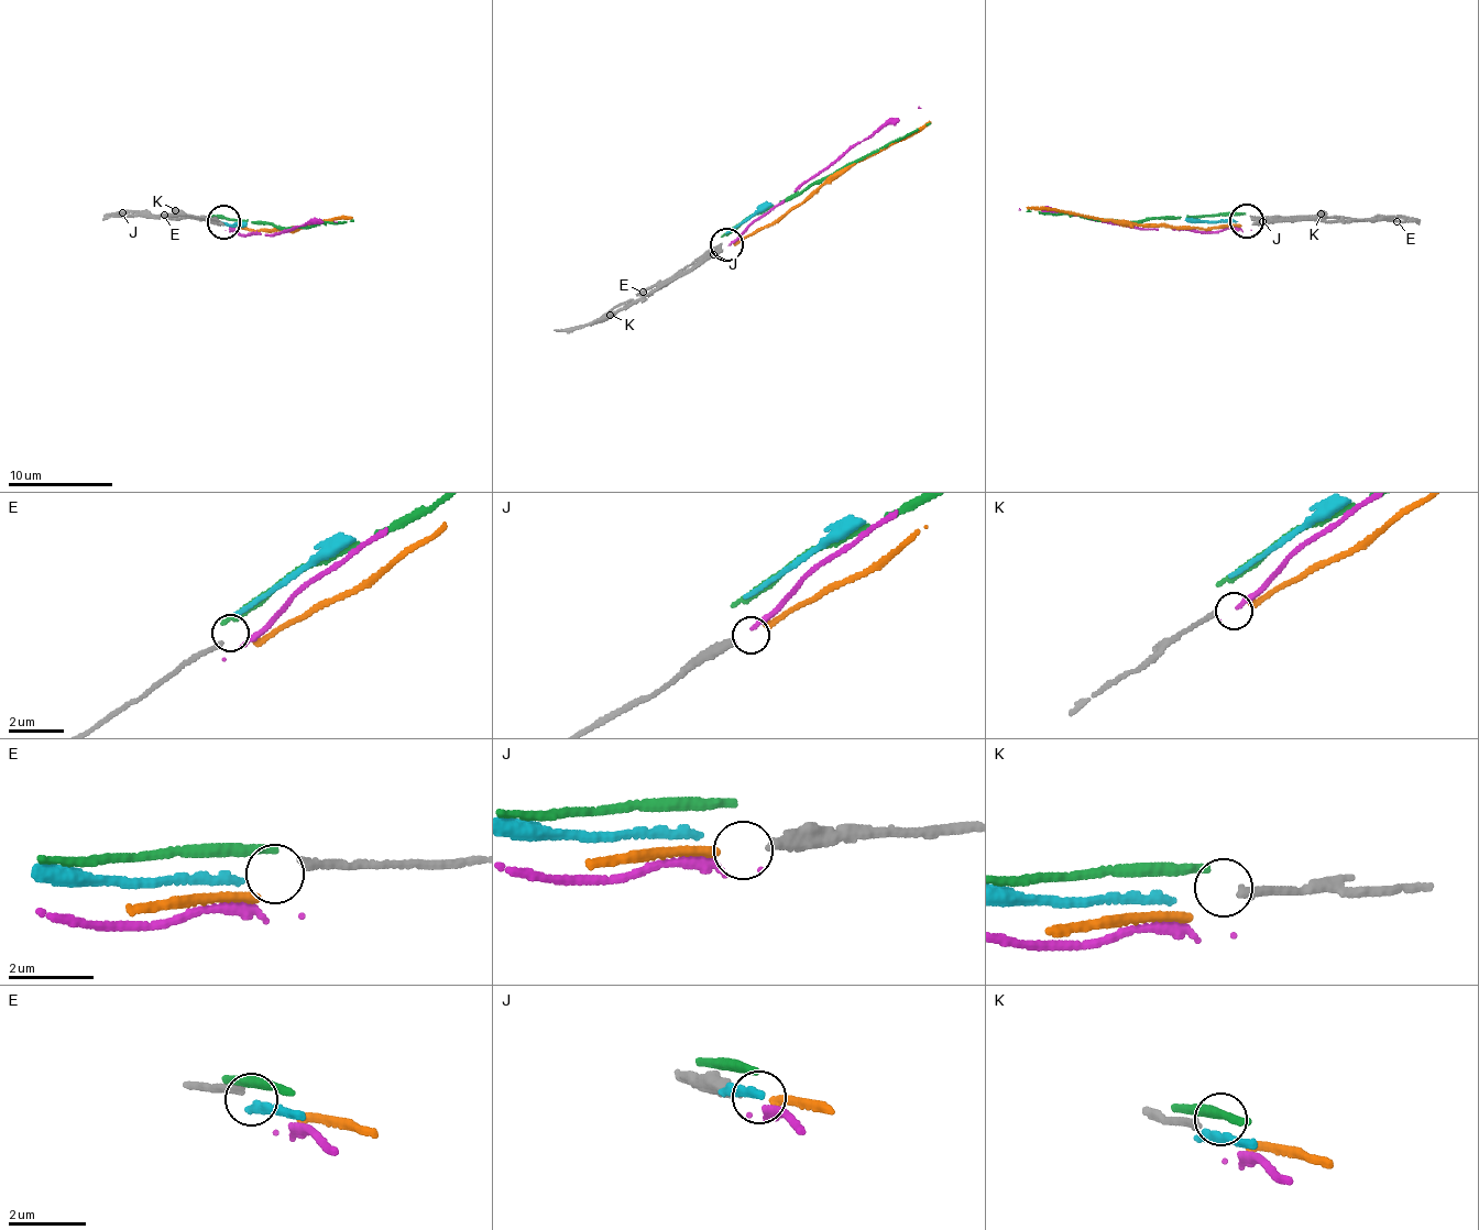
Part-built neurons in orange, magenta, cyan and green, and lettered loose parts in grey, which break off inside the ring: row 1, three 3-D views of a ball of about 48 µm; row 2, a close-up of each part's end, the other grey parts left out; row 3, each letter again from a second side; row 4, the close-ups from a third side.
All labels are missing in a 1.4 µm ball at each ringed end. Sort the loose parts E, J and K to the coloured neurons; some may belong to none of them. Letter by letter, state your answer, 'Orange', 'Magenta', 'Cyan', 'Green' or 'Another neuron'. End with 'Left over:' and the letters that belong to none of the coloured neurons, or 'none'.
E: Another neuron
J: Orange
K: Another neuron
Left over: E, K

